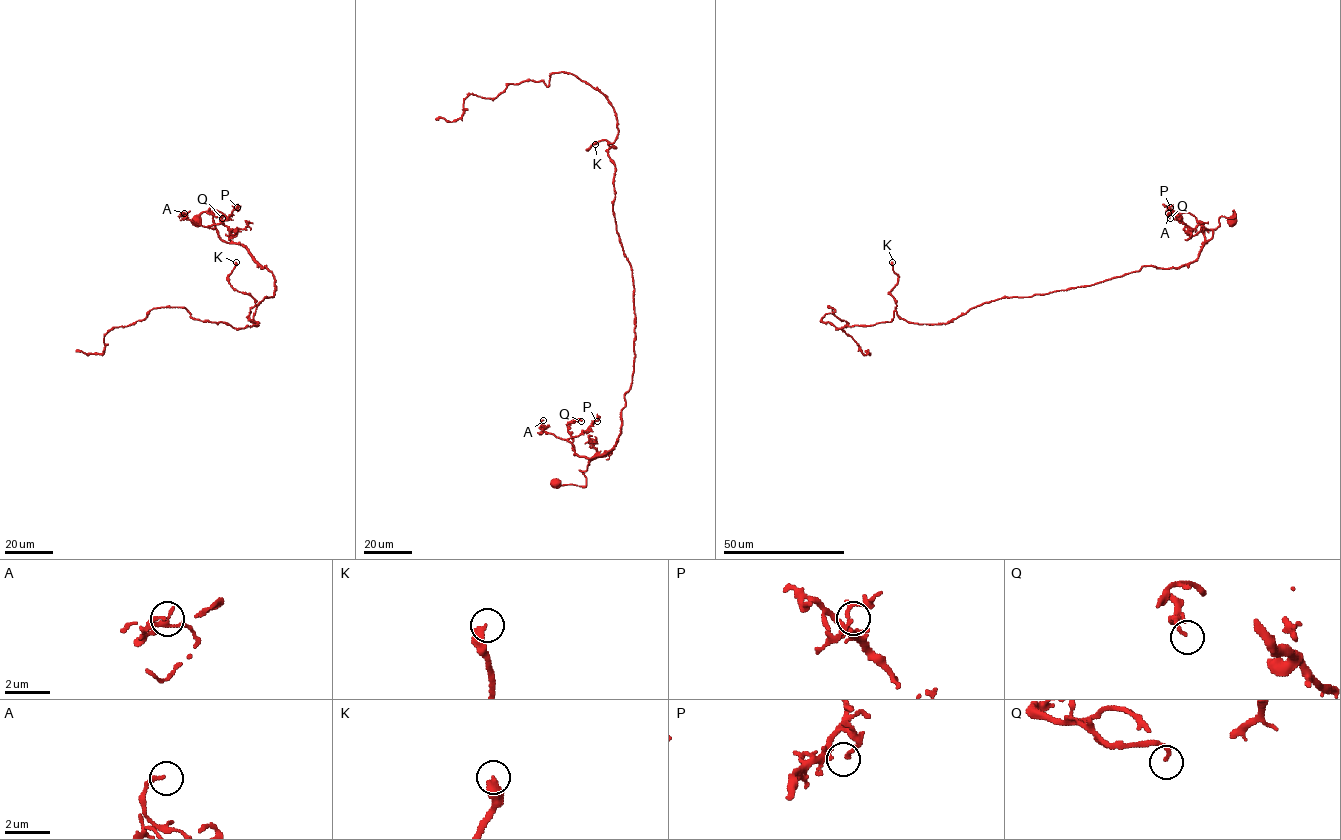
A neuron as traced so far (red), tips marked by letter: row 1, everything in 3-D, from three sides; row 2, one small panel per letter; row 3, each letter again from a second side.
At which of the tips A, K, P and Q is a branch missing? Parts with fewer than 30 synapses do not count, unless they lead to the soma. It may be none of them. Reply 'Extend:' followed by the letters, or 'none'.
Extend: K

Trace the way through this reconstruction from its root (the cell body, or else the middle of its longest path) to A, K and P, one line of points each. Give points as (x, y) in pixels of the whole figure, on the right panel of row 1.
A: (1231, 221), (1233, 211), (1233, 218), (1218, 218), (1207, 242), (1199, 224), (1190, 228), (1168, 213)
K: (1231, 221), (1233, 211), (1220, 217), (1187, 265), (1003, 297), (945, 324), (899, 317), (892, 262)
P: (1231, 221), (1233, 211), (1233, 218), (1218, 218), (1219, 225), (1207, 242), (1199, 224), (1190, 228), (1170, 207)

